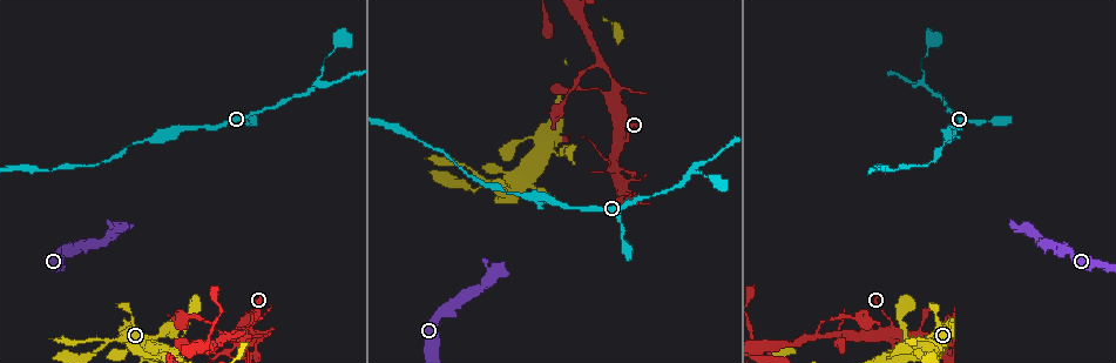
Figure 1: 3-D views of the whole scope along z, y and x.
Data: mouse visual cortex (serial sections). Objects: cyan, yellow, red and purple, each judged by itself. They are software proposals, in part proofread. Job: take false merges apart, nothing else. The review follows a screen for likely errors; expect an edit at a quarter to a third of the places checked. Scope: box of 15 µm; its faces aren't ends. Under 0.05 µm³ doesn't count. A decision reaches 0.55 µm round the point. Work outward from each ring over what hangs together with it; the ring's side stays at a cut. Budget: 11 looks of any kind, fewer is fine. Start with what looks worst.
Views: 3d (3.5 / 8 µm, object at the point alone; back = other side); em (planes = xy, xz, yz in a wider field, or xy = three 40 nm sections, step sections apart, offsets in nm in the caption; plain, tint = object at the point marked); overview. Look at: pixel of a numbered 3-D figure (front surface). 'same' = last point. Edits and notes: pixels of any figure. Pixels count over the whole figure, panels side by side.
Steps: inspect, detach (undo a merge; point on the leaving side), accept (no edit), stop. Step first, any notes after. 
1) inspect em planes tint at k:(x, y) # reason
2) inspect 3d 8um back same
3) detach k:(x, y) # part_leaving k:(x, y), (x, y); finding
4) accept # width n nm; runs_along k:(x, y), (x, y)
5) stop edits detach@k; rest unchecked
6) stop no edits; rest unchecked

inspect 3d 3.5um at 1:(484, 178) # thin neck

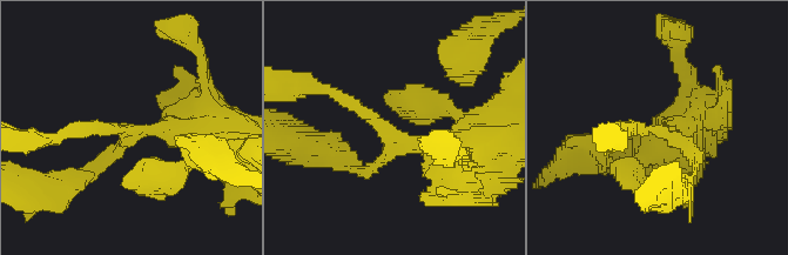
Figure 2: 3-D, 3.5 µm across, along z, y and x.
inspect em xy step 5 tint at 2:(133, 133) # arms 3; arm_widths 150, 200, 400 nm

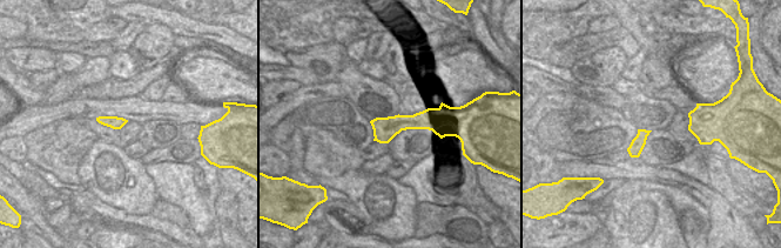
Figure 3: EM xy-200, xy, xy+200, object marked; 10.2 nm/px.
accept # width 240 nm; runs_along 2:(208, 131), (133, 134), (78, 181); one cell here

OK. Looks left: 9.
inspect 3d 3.5um at 1:(891, 324) # abrupt turn

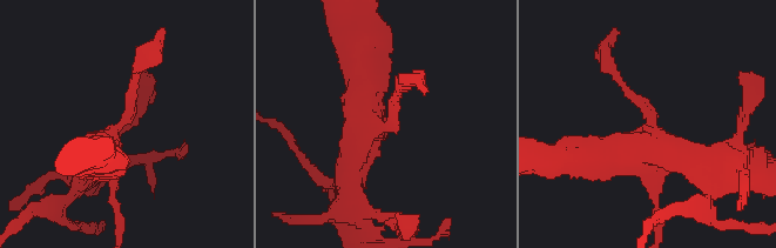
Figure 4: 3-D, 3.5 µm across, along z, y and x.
inspect em xy step 2 tint at 4:(654, 125)

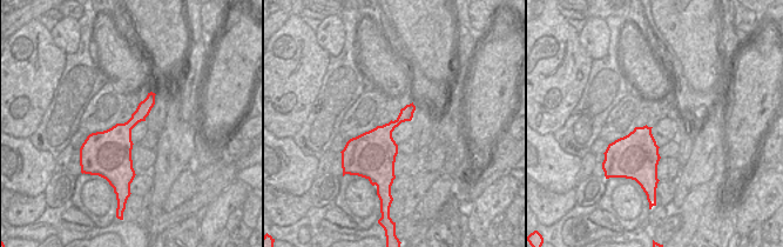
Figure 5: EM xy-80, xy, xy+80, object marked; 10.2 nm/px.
accept # width 280 nm; runs_along 4:(141, 65), (102, 159); one cell here

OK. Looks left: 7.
inspect 3d 3.5um at 1:(314, 83) # three-way junction

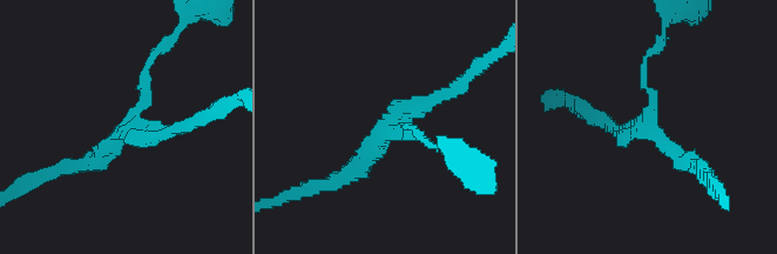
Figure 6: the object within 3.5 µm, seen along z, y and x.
inspect em xy step 1 tint at 6:(124, 131) # arms 3; arm_widths 150, 200, 200 nm; shape alone is not enough

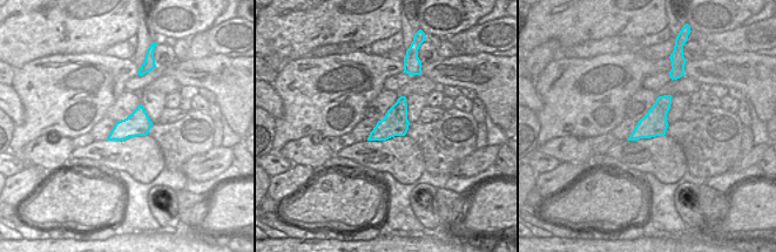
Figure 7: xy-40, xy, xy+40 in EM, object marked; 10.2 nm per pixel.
inspect em planes tint same

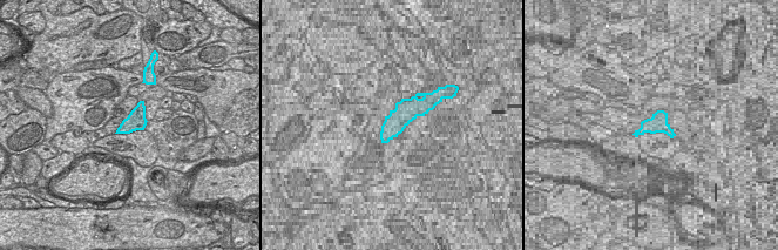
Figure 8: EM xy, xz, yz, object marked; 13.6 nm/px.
accept # runs_along 6:(76, 166), (127, 126), (148, 61); one cell here

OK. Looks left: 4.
inspect 3d 3.5um at 1:(1026, 230)

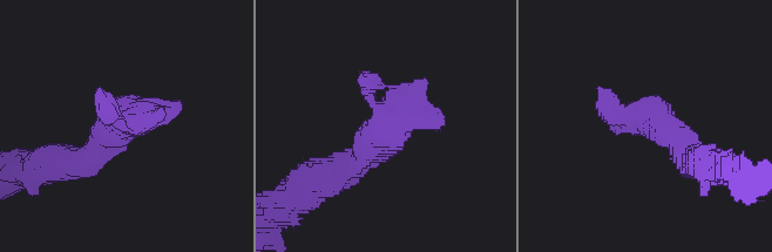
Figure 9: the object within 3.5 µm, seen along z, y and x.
inspect em xy step 5 tint at 9:(646, 117)

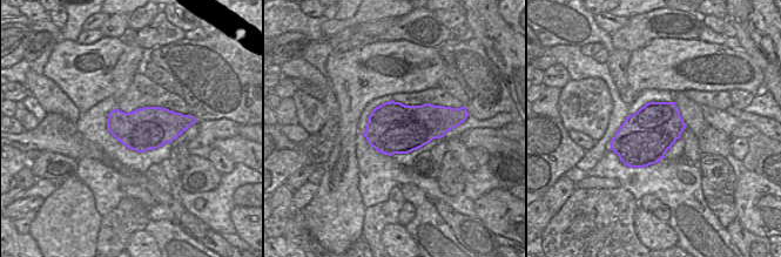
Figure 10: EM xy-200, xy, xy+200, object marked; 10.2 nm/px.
accept # runs_along 9:(692, 159), (598, 87); all the same cell

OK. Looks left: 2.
stop no edits; rest unchecked

